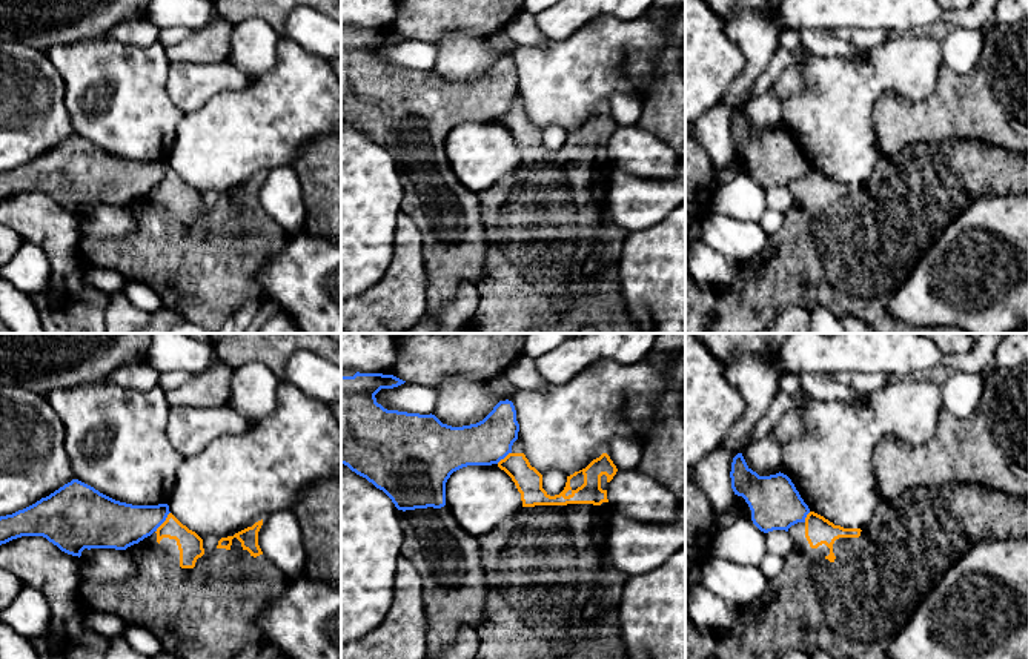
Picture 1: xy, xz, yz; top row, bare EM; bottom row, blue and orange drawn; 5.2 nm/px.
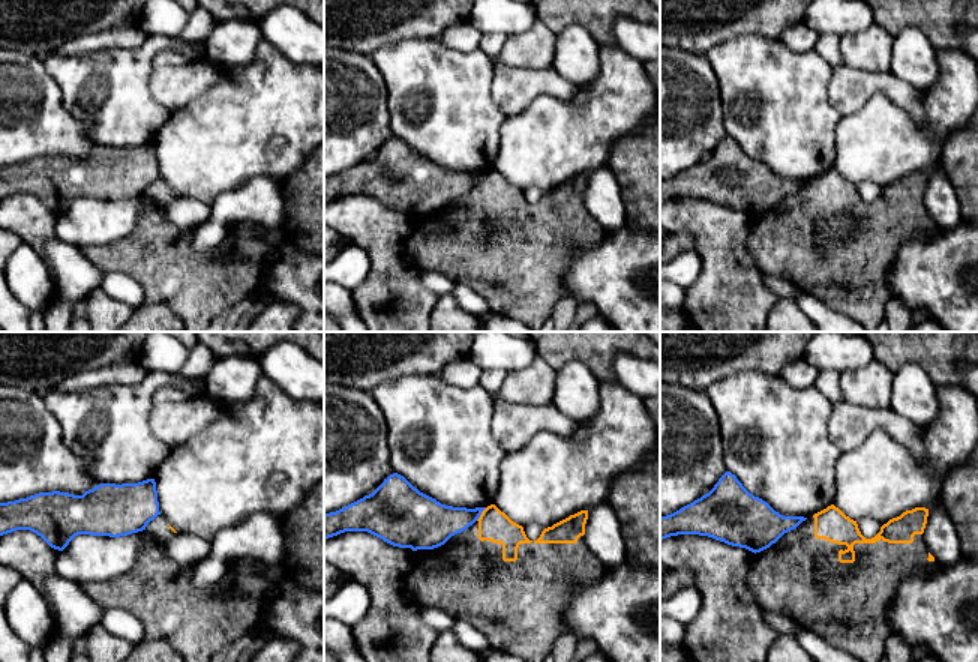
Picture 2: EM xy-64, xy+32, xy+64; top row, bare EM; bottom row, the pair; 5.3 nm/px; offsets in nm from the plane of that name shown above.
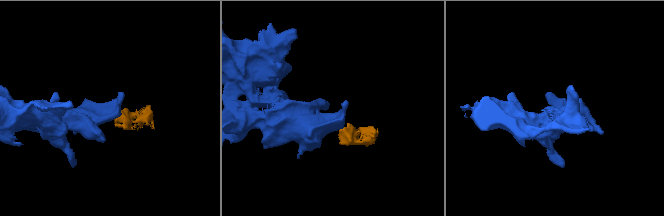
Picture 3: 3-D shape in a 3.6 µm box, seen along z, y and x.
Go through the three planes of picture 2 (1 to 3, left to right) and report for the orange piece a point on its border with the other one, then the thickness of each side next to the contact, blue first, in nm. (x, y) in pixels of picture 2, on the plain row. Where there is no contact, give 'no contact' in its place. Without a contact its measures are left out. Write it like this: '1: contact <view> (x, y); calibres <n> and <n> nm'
1: no contact
2: contact xy+32 (480, 177); calibres 220 and 170 nm
3: no contact

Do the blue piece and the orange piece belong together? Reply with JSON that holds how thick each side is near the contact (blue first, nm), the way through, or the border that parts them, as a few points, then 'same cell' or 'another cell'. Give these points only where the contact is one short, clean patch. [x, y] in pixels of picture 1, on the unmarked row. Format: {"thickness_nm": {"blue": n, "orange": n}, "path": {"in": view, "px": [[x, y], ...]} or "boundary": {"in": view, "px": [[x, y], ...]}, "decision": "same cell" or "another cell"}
{"thickness_nm": {"blue": 240, "orange": 130}, "boundary": {"in": "xy", "px": [[169, 168], [155, 188]]}, "decision": "another cell"}

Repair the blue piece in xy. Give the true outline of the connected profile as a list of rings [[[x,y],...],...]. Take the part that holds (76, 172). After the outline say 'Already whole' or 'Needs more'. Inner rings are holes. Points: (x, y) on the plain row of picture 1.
[[[72,135],[35,160],[0,172],[0,201],[22,192],[43,192],[61,207],[126,206],[166,177],[167,160],[132,161]]]. Already whole

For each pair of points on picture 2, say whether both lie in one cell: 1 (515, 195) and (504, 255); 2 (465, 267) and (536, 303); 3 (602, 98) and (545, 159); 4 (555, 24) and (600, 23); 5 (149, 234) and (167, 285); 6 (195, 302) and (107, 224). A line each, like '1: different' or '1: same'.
1: same
2: same
3: same
4: same
5: same
6: different

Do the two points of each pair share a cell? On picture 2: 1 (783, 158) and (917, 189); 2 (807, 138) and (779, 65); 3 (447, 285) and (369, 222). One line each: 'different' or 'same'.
1: different
2: same
3: different

